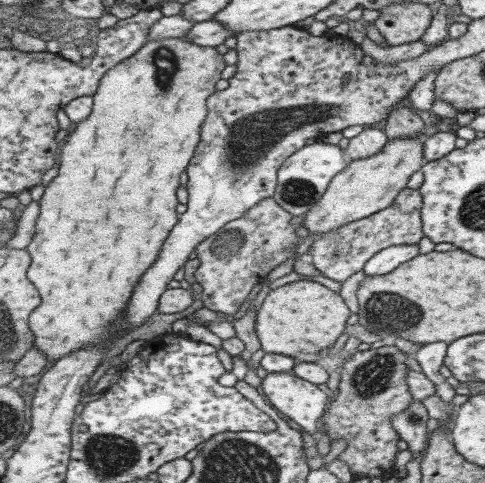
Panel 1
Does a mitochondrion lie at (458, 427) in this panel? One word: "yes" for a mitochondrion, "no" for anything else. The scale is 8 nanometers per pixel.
no

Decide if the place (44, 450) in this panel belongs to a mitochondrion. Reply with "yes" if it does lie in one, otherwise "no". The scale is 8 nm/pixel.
no

